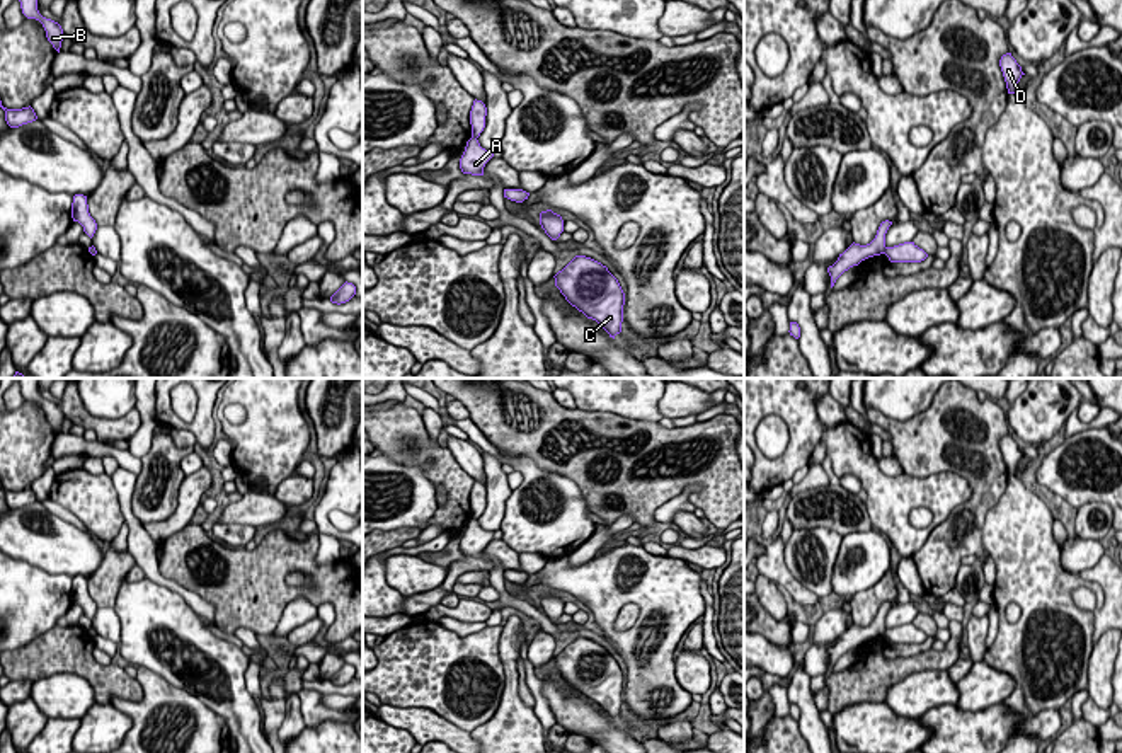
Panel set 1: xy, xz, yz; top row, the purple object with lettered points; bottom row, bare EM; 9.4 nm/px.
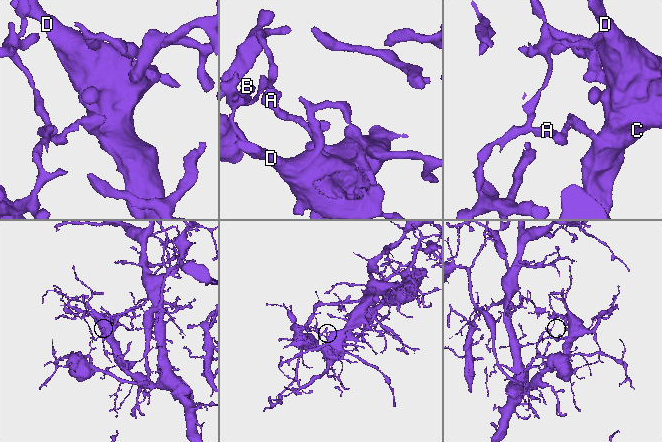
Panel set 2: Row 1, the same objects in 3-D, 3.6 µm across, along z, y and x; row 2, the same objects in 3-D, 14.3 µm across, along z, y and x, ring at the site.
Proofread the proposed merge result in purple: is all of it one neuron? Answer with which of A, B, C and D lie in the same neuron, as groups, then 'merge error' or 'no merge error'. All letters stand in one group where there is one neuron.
groups A C D / B; merge error

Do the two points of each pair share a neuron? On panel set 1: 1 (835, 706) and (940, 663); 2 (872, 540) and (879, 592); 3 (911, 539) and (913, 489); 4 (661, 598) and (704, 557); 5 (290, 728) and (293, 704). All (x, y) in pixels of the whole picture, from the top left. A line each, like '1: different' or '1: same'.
1: same
2: different
3: same
4: different
5: same

